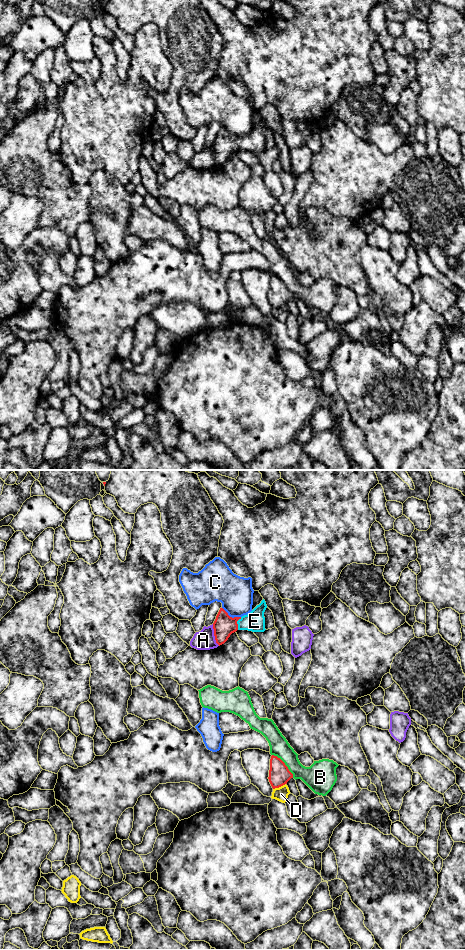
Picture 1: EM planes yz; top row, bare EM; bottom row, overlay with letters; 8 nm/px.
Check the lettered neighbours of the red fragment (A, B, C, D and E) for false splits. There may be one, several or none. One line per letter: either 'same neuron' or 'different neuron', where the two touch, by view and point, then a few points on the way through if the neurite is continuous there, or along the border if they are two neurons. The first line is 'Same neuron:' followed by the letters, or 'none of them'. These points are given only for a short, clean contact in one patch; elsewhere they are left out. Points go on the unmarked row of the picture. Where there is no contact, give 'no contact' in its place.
Same neuron: E
A: different neuron | yz (214, 155)
B: different neuron | yz (284, 284)
C: different neuron | yz (231, 137)
D: different neuron | yz (279, 306) | along yz (285, 303), (273, 309)
E: same neuron | yz (236, 143) | across yz (224, 145), (236, 143), (254, 141)

